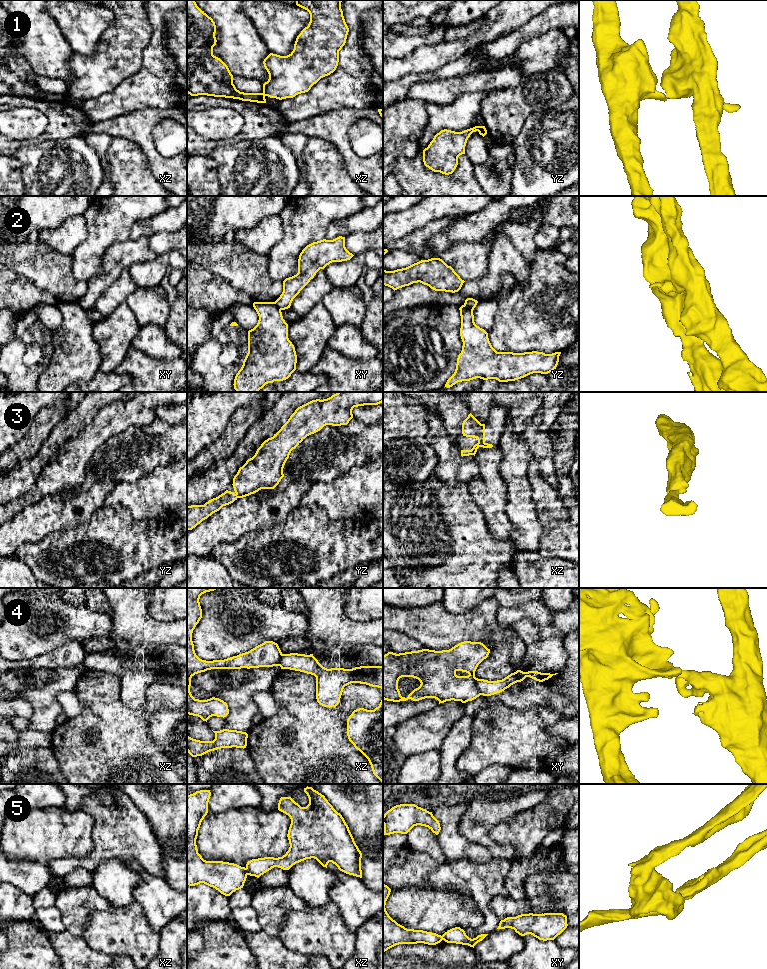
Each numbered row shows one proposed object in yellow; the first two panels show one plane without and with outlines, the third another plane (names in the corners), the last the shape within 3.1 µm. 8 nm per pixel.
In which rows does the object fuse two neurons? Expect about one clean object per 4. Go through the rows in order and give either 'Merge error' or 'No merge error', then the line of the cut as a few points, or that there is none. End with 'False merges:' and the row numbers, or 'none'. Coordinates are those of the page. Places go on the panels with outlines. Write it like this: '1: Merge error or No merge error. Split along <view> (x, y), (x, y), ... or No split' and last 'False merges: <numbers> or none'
1: Merge error. Split along yz (474, 127), (477, 130)
2: Merge error. Split along yz (463, 305), (473, 308)
3: No merge error. No split
4: Merge error. Split along xy (475, 678), (475, 683), (481, 694)
5: Merge error. Split along xz (245, 868), (248, 874)
False merges: 1, 2, 4, 5

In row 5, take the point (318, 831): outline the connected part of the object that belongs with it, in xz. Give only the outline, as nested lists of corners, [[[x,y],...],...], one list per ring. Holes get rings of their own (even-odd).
[[[307,786],[304,792],[309,798],[309,804],[306,807],[301,807],[291,797],[281,797],[278,803],[278,810],[291,819],[287,834],[289,850],[282,857],[264,857],[248,861],[246,864],[248,875],[259,878],[274,867],[289,870],[296,863],[314,858],[323,867],[327,868],[328,863],[332,862],[340,871],[362,878],[362,853],[342,815],[333,808],[324,795],[312,787]]]

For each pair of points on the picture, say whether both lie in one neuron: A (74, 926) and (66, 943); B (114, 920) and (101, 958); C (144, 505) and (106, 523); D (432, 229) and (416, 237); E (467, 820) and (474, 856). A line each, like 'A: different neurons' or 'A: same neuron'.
A: different neurons
B: different neurons
C: different neurons
D: same neuron
E: different neurons

